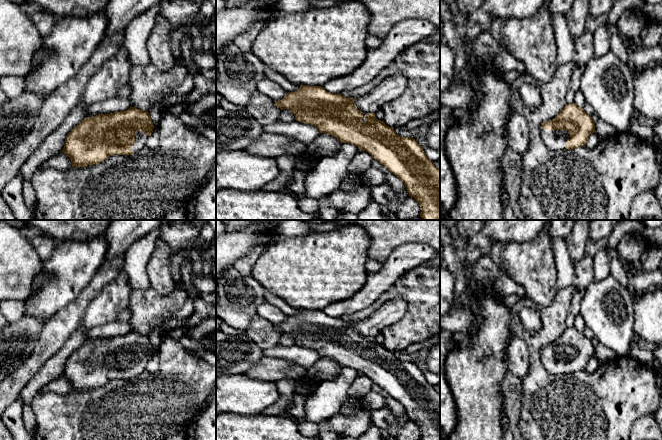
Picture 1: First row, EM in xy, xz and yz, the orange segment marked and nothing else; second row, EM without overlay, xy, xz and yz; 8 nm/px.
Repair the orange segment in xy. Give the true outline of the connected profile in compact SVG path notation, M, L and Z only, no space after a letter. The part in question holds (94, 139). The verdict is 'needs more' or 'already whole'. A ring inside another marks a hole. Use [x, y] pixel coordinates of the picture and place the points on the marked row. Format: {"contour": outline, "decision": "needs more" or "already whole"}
{"contour": "M135 107L87 117L68 133L62 153L70 158L72 167L75 168L99 164L113 155L132 155L145 147L153 127L149 112Z", "decision": "needs more"}

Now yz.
{"contour": "M575 103L566 104L559 114L542 123L540 134L545 146L552 151L573 150L585 146L589 136L595 132L595 123L582 107Z", "decision": "needs more"}

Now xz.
{"contour": "M401 73L394 74L384 79L368 94L359 98L347 98L342 94L327 92L322 86L301 85L295 92L288 92L281 101L274 101L281 110L289 109L295 116L295 120L315 126L320 133L327 133L336 137L341 143L350 143L360 150L372 155L380 164L397 176L406 186L410 197L420 205L422 220L440 220L440 170L425 155L422 146L412 137L402 137L395 133L394 128L387 126L383 121L375 117L375 112L382 106L398 98L407 88L407 78Z", "decision": "needs more"}

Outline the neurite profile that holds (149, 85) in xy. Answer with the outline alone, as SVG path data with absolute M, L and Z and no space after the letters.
M151 63L144 66L135 65L129 78L131 107L149 112L156 102L171 96L172 91L183 82L186 74L186 67L179 64L165 72Z

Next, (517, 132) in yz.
M513 113L506 124L505 137L509 148L523 154L529 147L529 125L524 116Z

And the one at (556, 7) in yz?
M549 0L549 12L552 18L557 14L565 15L573 6L575 0Z

